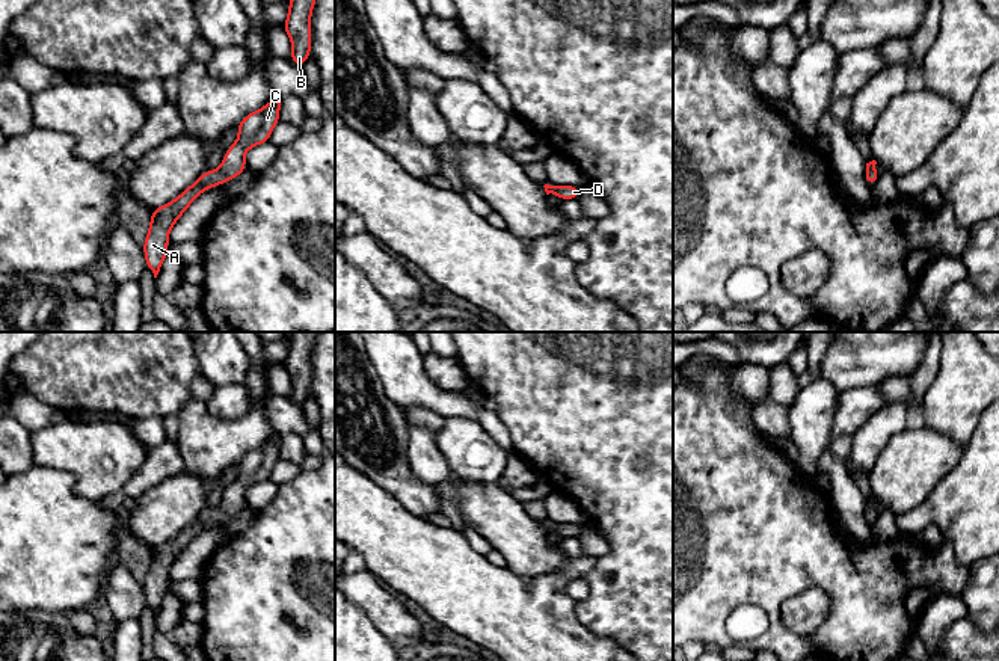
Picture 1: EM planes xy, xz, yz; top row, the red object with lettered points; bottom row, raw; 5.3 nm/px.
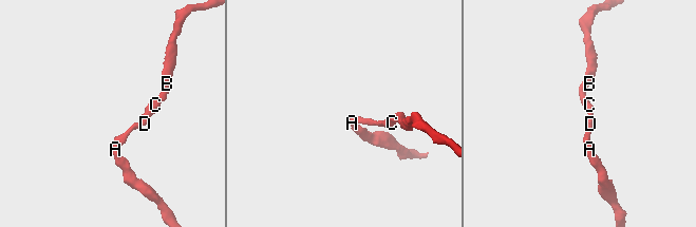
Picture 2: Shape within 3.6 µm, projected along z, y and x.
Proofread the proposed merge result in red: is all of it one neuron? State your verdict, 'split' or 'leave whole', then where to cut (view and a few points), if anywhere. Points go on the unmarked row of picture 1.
leave whole | no cut

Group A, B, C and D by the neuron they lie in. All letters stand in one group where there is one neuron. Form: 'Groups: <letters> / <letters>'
Groups: A B C D

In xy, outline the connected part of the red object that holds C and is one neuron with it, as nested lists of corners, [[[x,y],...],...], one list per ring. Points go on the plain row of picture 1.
[[[276,433],[267,444],[244,454],[237,463],[238,477],[228,486],[220,506],[207,509],[178,536],[166,543],[157,545],[151,551],[143,590],[146,604],[154,611],[154,616],[157,616],[161,601],[168,593],[168,573],[175,560],[204,528],[223,522],[238,515],[246,507],[246,489],[255,483],[269,480],[272,468],[279,459],[281,441],[282,436]]]

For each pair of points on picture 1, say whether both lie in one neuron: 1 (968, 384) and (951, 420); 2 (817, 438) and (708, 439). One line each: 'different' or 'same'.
1: same
2: different

